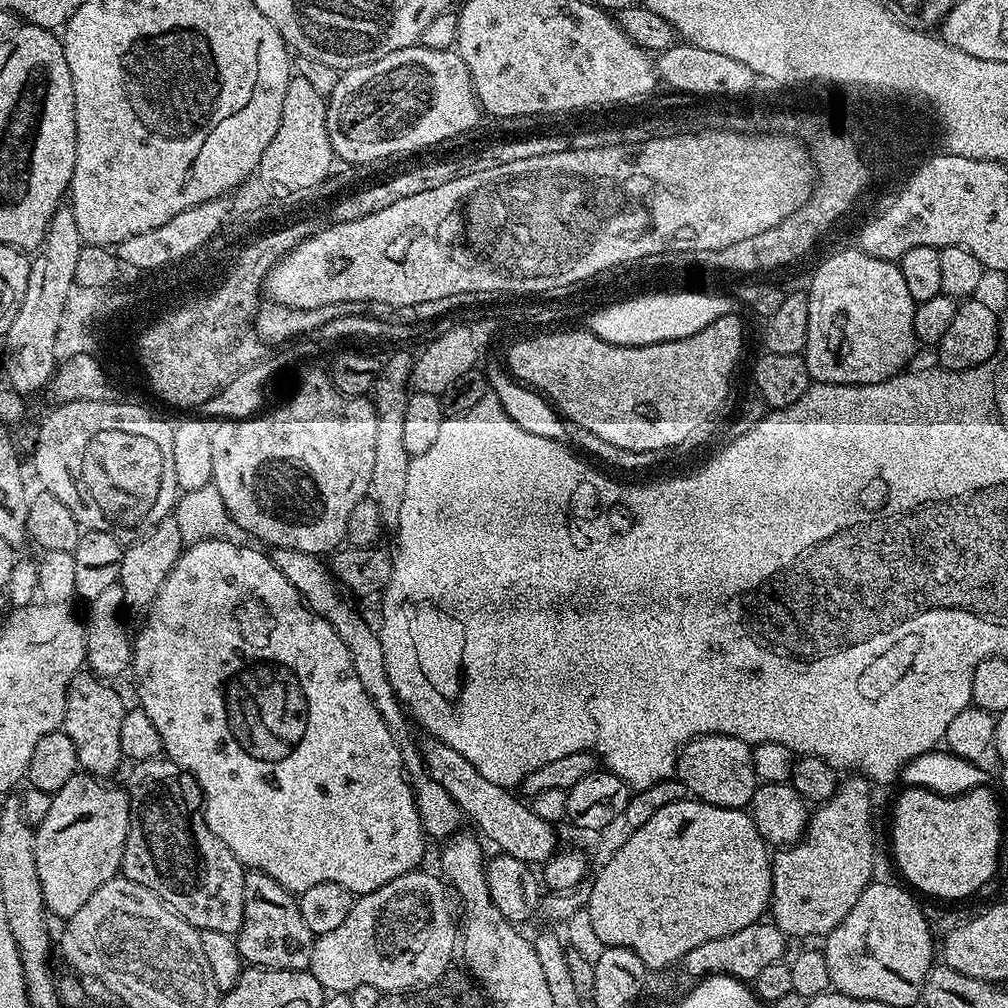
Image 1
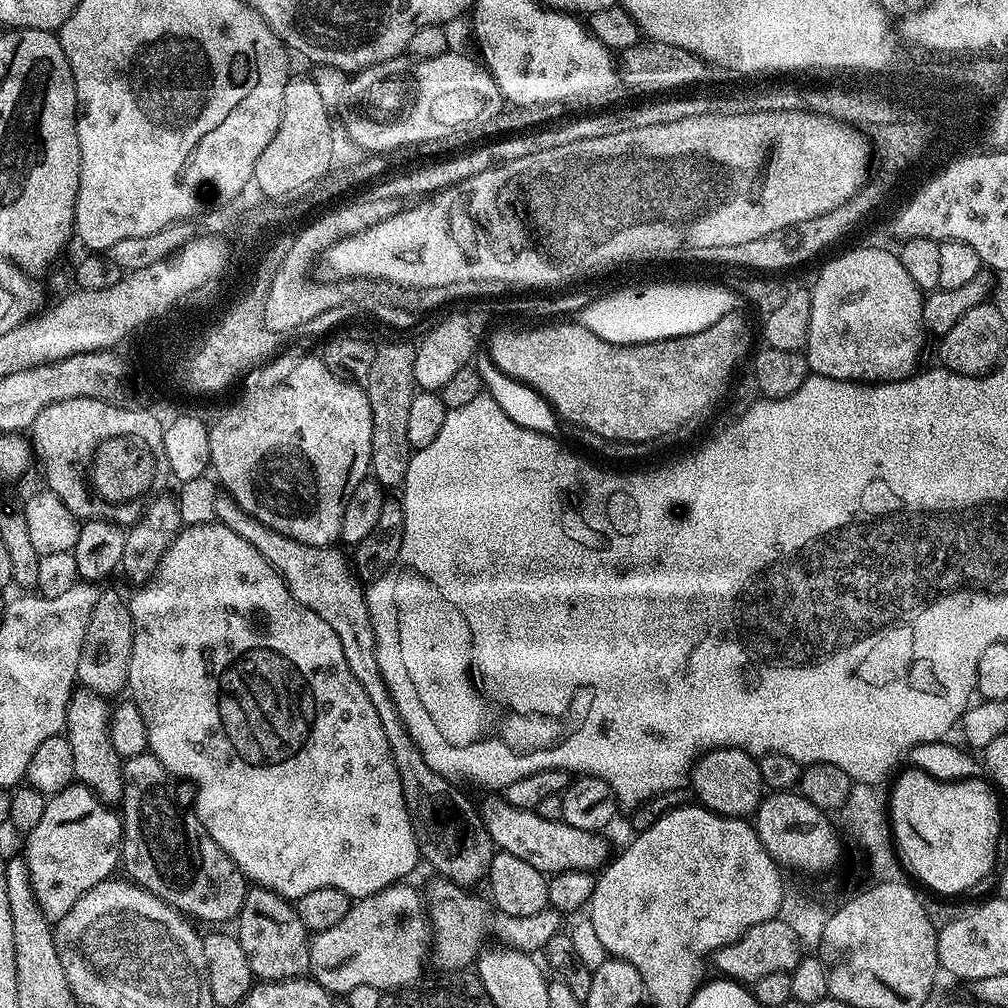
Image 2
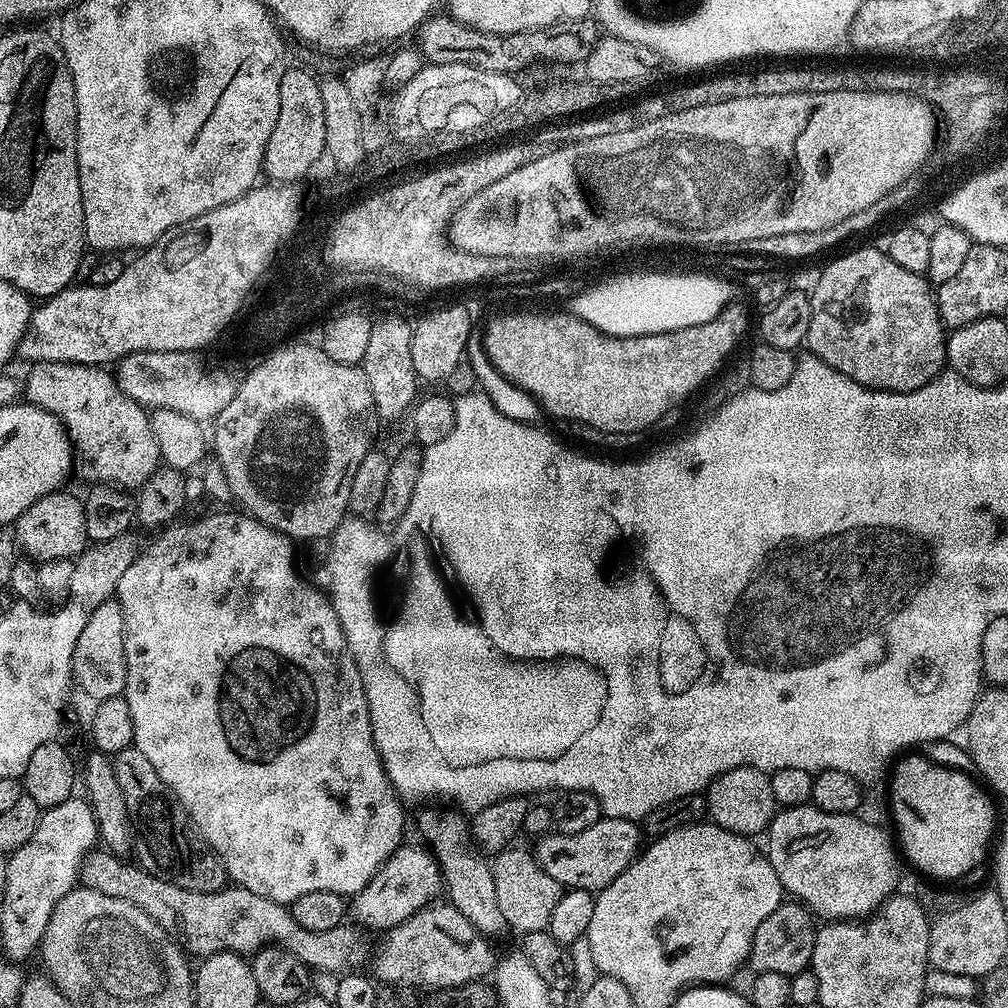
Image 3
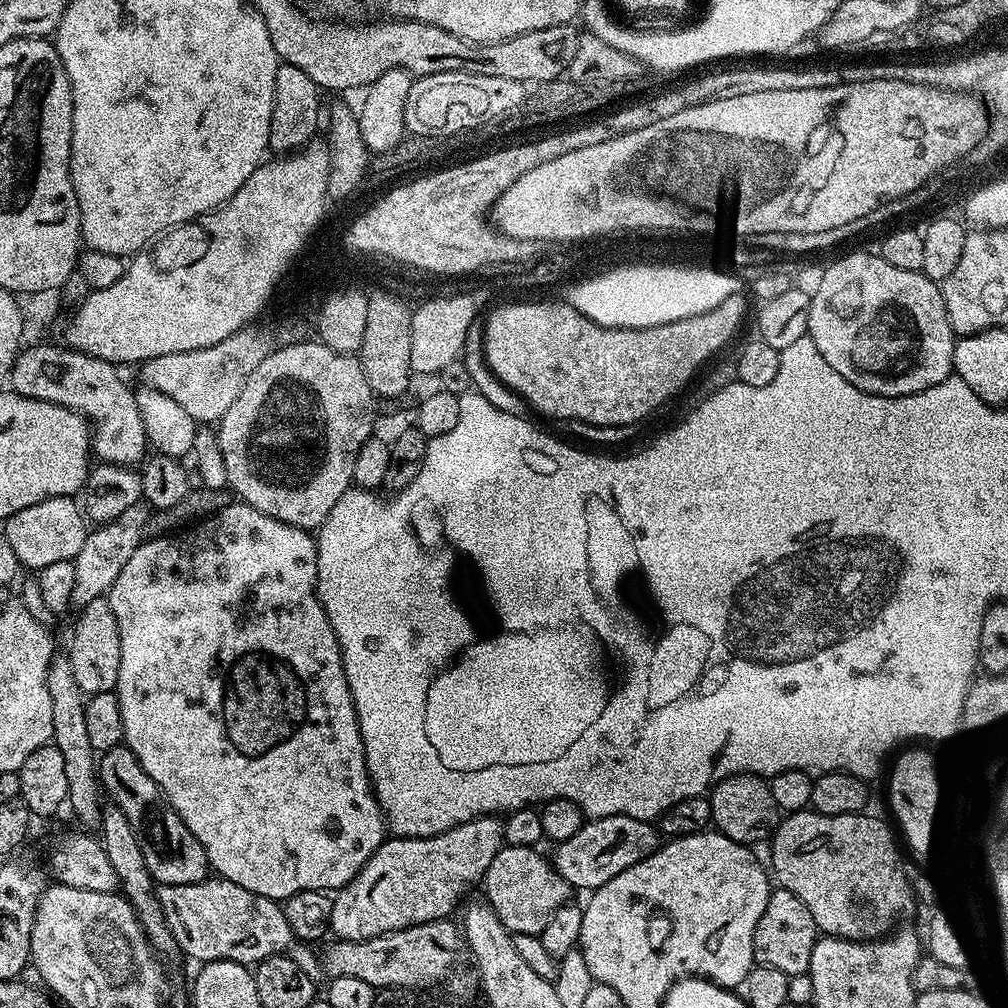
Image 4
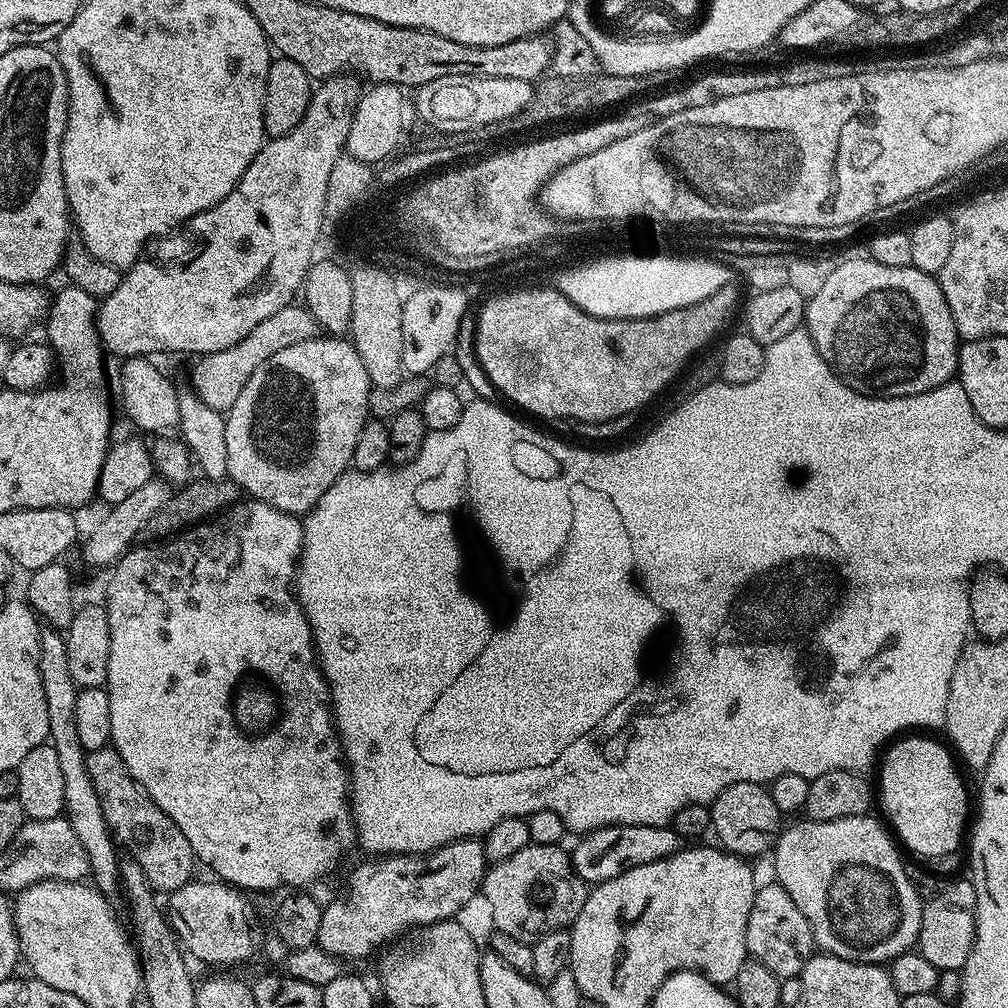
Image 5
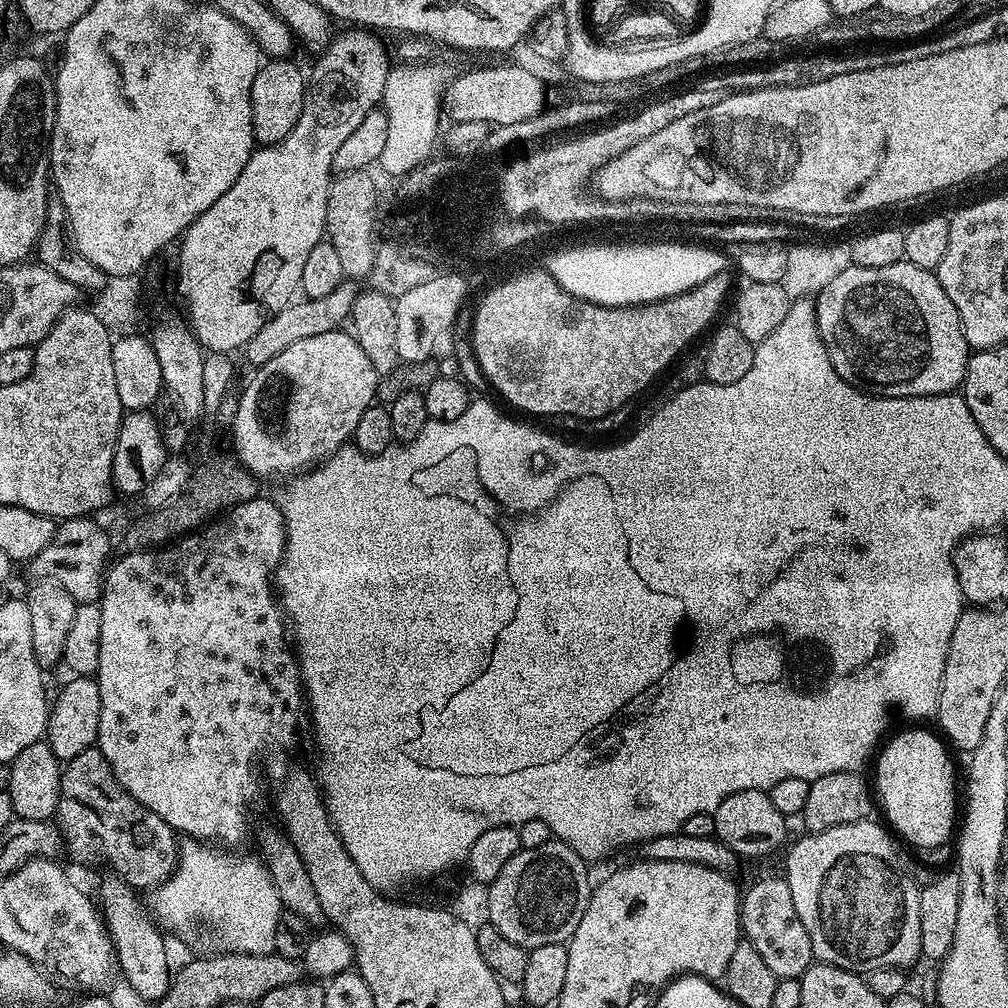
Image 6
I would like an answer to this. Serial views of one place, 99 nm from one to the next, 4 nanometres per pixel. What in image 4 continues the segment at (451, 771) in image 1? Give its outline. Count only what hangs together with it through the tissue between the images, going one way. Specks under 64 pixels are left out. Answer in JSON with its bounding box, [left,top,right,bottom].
[550,816,662,890]

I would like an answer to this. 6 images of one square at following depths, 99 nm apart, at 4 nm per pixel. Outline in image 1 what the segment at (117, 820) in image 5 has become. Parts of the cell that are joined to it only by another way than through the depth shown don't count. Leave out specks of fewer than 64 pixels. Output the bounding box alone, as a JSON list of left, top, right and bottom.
[123,758,246,937]

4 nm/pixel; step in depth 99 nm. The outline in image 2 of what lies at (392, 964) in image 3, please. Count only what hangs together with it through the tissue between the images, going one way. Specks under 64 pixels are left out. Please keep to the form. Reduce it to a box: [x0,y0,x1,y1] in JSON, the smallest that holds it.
[422,878,562,972]

